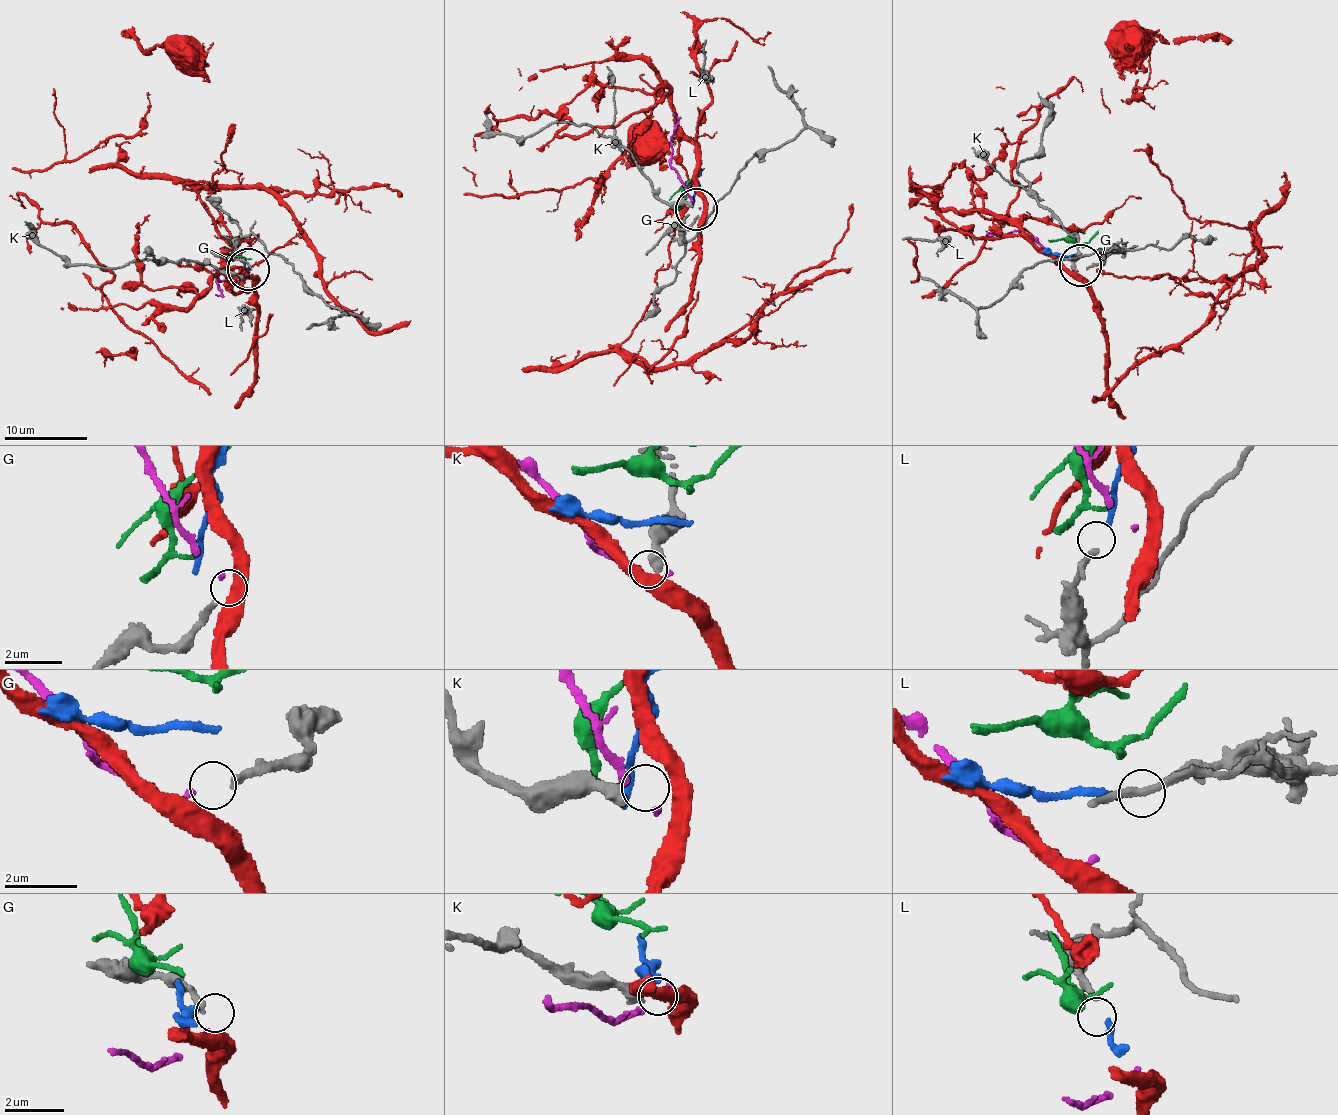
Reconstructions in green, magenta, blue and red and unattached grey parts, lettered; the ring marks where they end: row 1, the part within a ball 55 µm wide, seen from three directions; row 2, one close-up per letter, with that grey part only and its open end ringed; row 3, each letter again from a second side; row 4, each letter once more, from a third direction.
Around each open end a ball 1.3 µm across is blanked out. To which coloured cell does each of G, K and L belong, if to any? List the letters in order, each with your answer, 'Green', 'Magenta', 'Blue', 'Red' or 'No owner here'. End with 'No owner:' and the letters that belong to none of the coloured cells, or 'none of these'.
G: Magenta
K: No owner here
L: Blue
No owner: K

